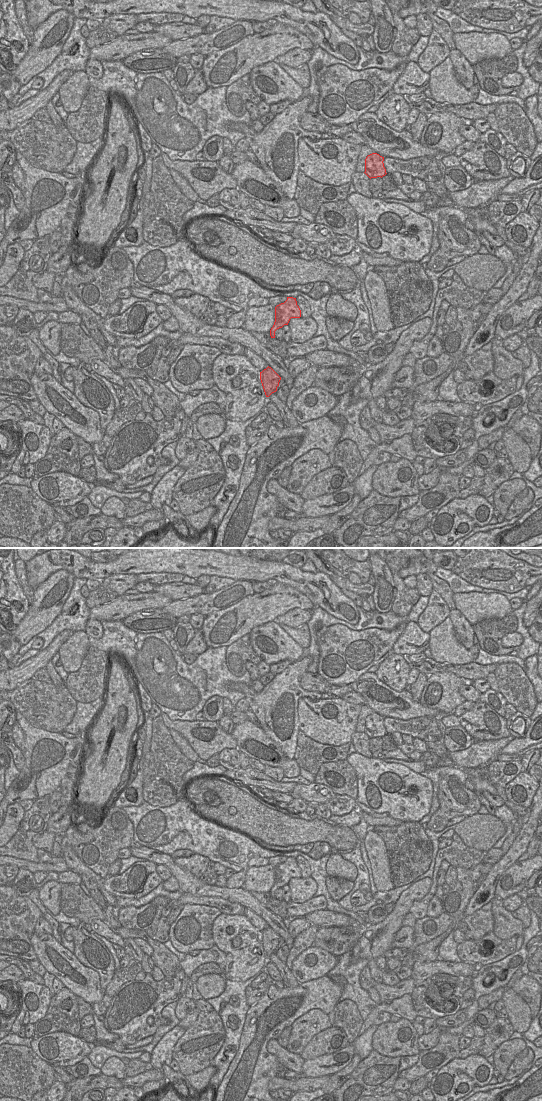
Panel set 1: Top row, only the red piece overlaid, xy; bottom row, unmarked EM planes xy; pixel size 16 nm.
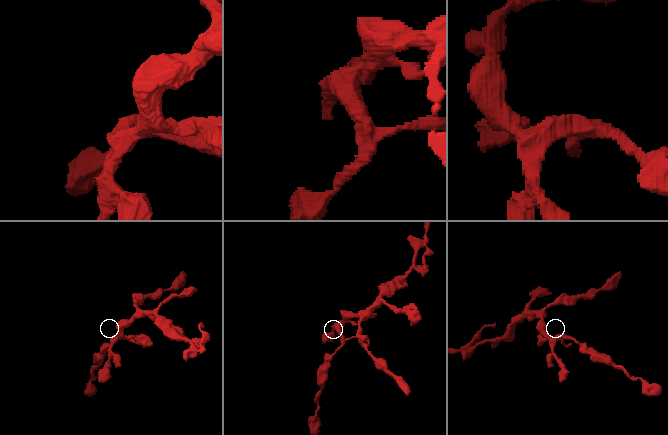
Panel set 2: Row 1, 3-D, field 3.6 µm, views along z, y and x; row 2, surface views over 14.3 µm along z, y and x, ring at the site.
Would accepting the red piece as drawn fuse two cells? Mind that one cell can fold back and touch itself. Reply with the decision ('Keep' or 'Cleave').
Keep.

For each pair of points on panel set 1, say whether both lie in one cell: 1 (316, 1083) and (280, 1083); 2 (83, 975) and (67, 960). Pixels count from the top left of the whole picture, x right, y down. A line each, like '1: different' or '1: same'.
1: same
2: same

